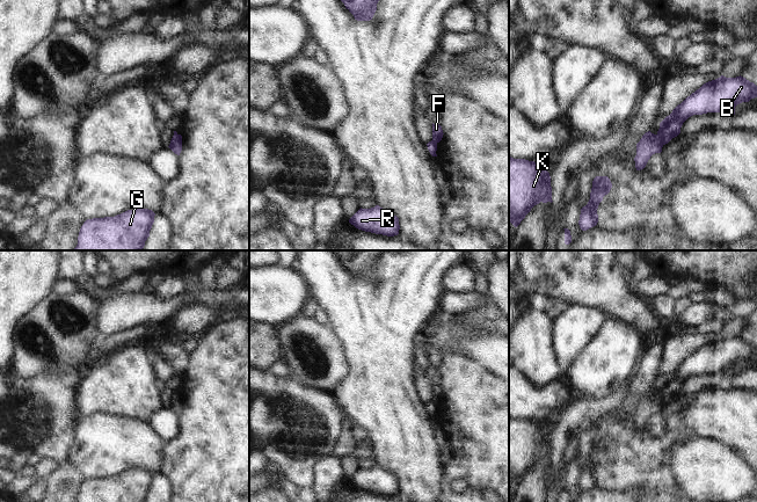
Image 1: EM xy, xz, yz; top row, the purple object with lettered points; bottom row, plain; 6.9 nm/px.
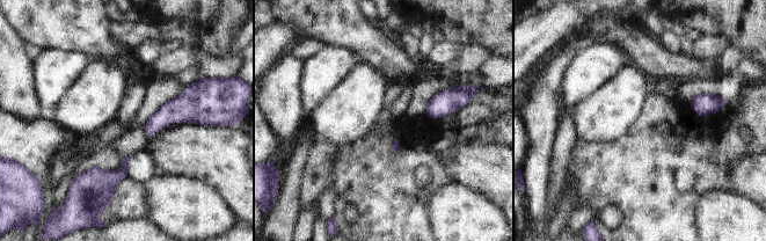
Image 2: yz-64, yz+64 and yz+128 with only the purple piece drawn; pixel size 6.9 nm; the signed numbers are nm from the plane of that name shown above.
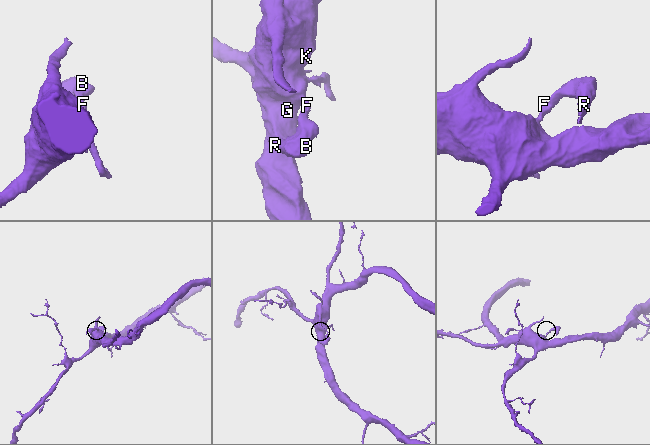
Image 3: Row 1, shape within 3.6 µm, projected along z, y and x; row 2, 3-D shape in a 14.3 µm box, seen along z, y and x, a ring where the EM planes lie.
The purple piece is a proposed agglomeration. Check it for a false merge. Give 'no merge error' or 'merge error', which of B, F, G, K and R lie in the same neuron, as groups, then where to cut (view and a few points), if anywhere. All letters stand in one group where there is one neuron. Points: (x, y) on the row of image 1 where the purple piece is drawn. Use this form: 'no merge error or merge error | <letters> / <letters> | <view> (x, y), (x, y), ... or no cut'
merge error | B R / F G K | yz (656, 135), (663, 144)

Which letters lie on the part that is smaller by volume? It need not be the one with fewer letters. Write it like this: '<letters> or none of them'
B, R.

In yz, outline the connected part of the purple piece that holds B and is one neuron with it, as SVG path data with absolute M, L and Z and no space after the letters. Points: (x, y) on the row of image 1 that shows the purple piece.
M743 77L720 78L704 83L687 96L661 123L657 136L663 145L680 133L683 123L693 115L728 111L735 115L735 107L757 97L757 86Z

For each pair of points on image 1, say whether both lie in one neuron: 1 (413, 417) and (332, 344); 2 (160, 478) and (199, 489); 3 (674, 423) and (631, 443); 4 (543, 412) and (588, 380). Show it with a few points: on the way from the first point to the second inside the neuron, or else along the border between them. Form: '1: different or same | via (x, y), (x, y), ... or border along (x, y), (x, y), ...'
1: different | border along (337, 334), (349, 365), (349, 373), (337, 385)
2: different | border along (161, 471), (172, 480), (175, 489)
3: same | via (668, 436), (661, 443), (643, 443)
4: different | border along (573, 387), (580, 394)

